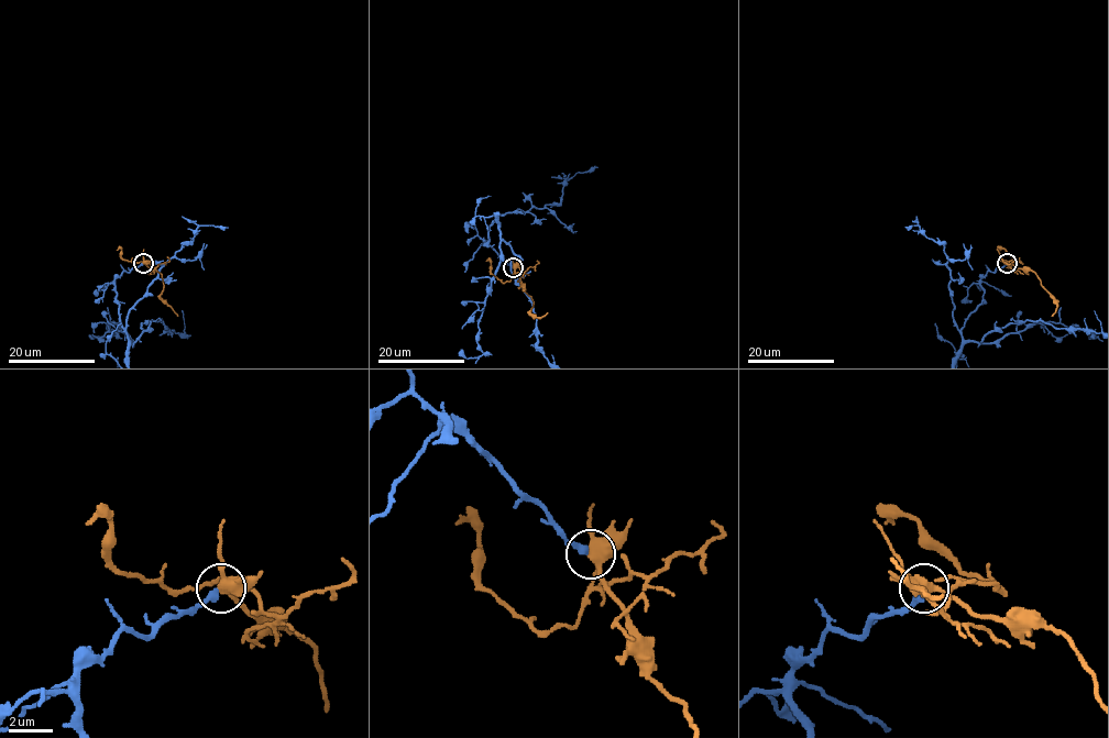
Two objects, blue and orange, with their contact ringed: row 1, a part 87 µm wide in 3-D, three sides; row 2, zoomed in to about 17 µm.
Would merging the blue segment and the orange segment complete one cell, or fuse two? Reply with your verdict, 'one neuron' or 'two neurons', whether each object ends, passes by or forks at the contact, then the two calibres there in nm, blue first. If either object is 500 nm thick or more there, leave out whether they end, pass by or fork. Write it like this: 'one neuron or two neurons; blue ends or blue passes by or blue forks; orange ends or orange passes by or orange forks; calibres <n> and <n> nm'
one neuron; blue ends; orange forks; calibres 320 and 400 nm

